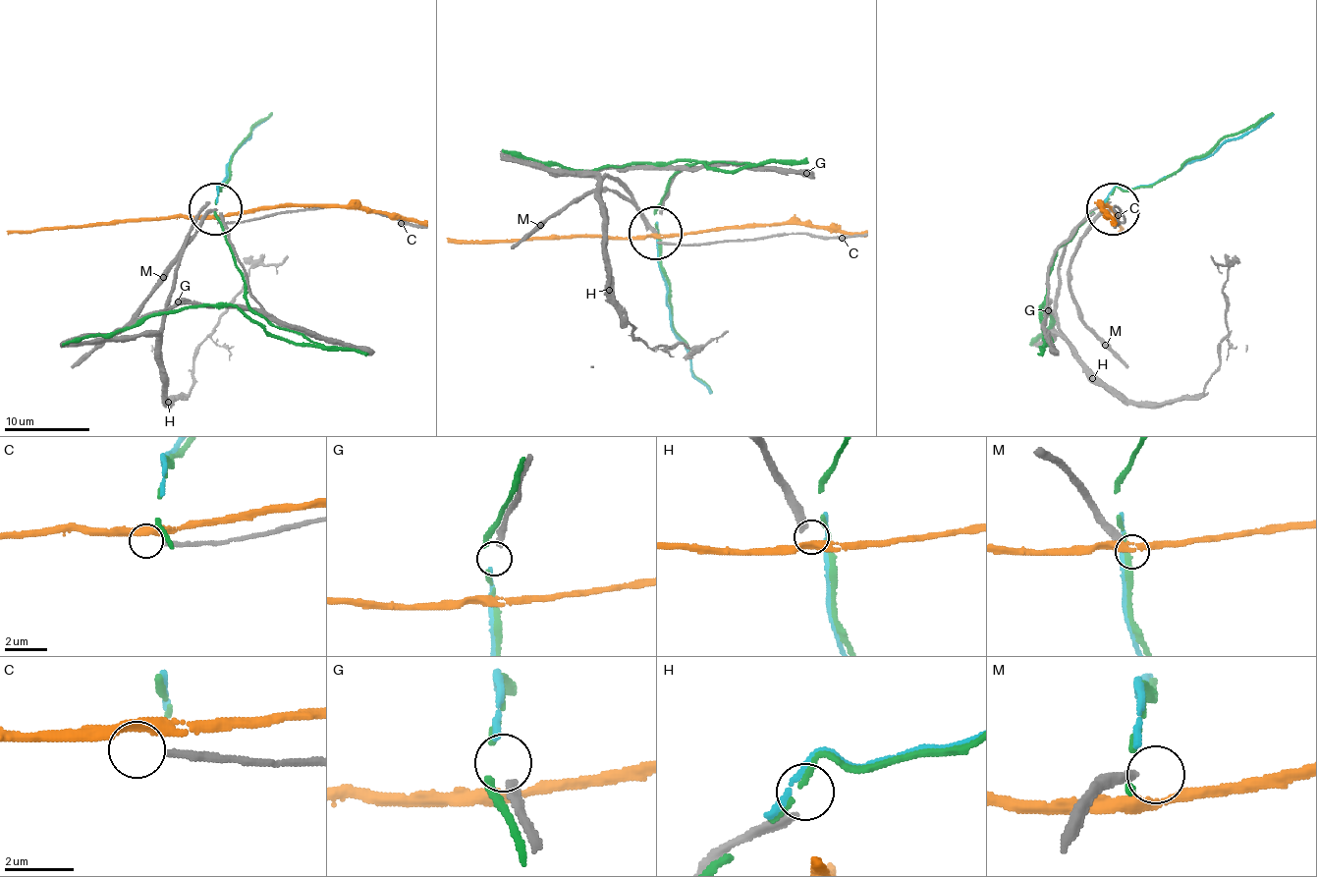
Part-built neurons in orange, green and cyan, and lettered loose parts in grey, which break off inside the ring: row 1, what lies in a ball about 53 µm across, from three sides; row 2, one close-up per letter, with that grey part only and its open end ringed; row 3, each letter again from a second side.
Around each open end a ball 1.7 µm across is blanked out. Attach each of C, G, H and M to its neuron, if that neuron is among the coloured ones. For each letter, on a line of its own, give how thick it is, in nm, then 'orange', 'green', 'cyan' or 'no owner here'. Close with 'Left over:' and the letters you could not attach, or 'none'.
C: calibre 200 nm; no owner here
G: calibre 240 nm; no owner here
H: calibre 280 nm; no owner here
M: calibre 320 nm; no owner here
Left over: C, G, H, M

